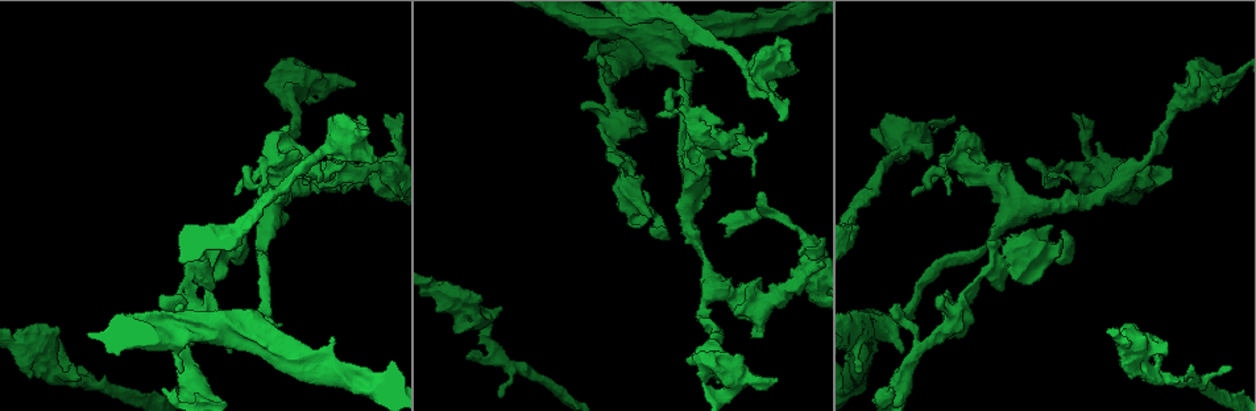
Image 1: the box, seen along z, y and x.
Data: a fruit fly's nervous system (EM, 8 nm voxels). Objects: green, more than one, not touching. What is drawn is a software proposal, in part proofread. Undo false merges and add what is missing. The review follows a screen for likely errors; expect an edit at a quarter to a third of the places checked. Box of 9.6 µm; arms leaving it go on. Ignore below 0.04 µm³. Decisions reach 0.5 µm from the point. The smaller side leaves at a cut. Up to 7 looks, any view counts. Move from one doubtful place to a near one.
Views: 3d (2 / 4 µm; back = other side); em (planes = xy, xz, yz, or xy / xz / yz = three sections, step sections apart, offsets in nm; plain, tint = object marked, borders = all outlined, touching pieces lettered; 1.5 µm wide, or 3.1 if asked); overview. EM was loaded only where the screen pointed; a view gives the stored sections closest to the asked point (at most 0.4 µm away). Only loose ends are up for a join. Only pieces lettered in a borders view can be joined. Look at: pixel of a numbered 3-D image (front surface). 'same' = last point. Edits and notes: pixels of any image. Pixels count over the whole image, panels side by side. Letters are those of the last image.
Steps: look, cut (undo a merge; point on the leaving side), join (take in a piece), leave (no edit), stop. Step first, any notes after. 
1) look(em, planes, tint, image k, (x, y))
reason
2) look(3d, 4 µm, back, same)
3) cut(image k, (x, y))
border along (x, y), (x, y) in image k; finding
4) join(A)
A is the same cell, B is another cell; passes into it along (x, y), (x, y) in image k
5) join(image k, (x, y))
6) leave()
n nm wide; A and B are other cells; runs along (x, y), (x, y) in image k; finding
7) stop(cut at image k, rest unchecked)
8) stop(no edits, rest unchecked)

look(3d, 2 µm, image 1, (782, 97))
free end

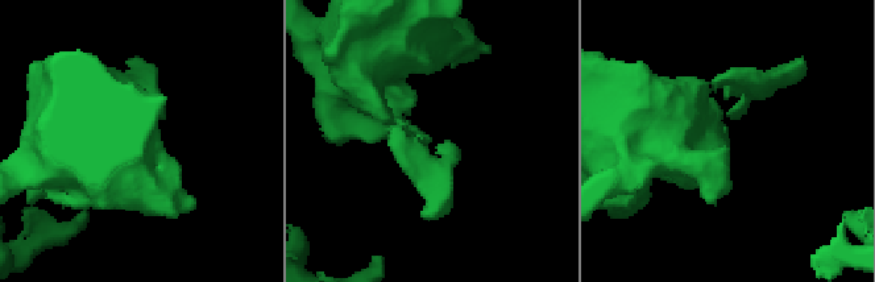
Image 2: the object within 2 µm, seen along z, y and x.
look(em, planes, plain, image 2, (425, 139))

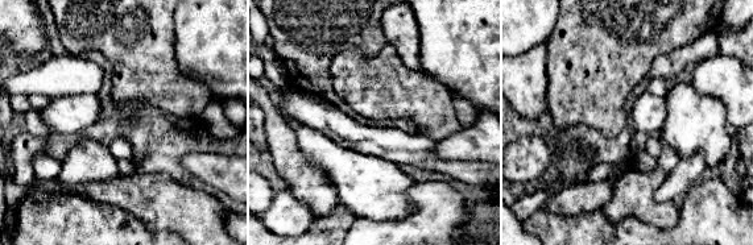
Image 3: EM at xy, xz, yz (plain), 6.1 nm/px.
look(em, planes, borders, same)

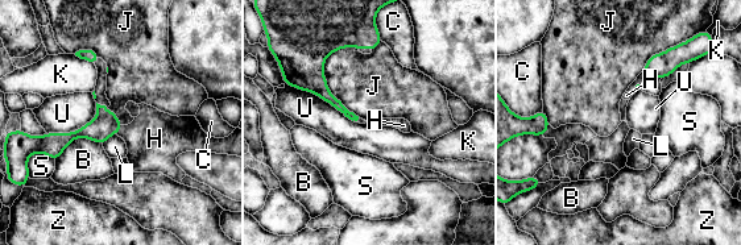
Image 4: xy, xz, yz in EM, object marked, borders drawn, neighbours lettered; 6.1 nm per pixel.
join(H)
U touches over 460 nm; H is the same cell, B, C, J, K, L, S, U and Z are other cells; the neuron continues

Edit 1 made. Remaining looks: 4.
look(em, yz, step 8, tint, image 1, (1222, 82))
an open end

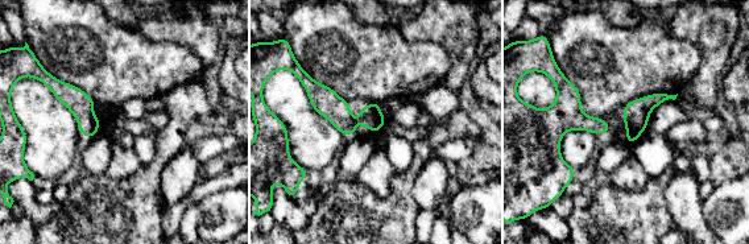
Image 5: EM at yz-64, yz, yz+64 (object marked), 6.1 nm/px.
look(em, planes, borders, same)

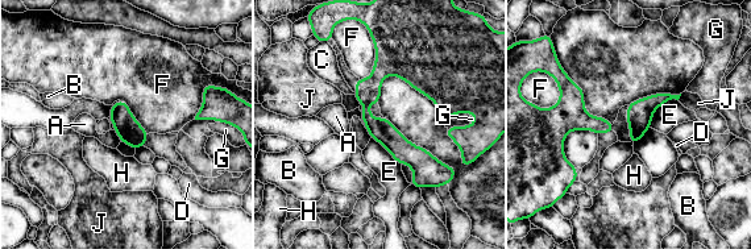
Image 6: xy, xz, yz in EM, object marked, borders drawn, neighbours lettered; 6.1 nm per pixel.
leave()
F touches over 600 nm; A, B, C, D, E, F, G, H and J are other cells; runs along (386, 45), (366, 116), (431, 183) in image 6; none of them fits

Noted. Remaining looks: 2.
look(3d, 4 µm, back, image 1, (949, 194))
tapers out

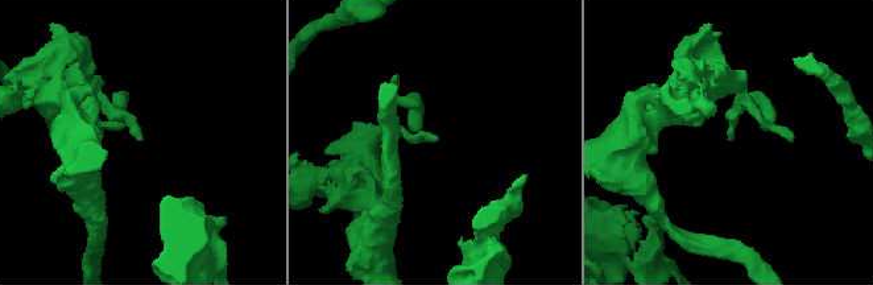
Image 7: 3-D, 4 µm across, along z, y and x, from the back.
look(em, planes, borders, image 7, (434, 139))
now the EM

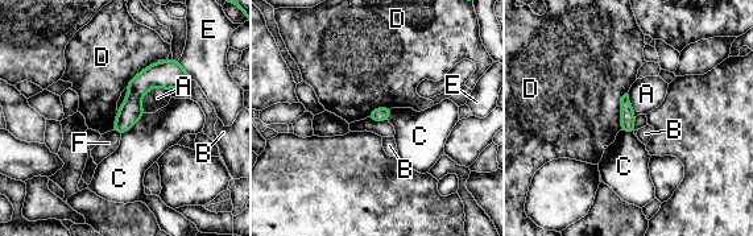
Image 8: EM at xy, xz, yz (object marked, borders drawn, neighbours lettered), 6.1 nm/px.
leave()
A, B, C, D, E and F are other cells; runs along (189, 81), (150, 79), (118, 128) in image 8; none of them fits

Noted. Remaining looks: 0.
stop(join at image 4, rest unchecked)

